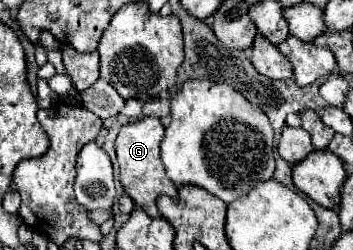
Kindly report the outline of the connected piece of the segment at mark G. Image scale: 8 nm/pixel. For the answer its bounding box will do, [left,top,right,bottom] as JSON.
[114,118,178,218]

